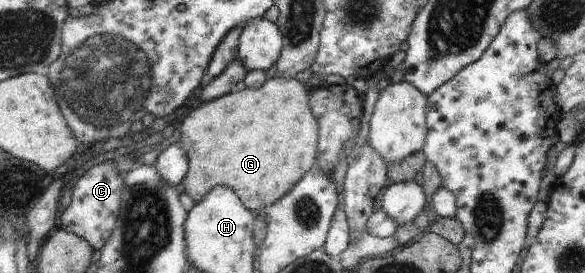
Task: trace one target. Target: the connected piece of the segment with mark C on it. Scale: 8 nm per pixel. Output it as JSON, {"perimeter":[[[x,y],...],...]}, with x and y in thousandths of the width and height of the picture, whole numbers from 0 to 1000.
{"perimeter":[[[181,590],[156,615],[140,652],[133,656],[126,685],[121,758],[101,791],[104,824],[111,824],[115,846],[132,853],[157,890],[162,912],[174,916],[186,875],[193,868],[202,813],[198,810],[210,736],[212,659],[222,626],[203,626],[198,593]]]}

